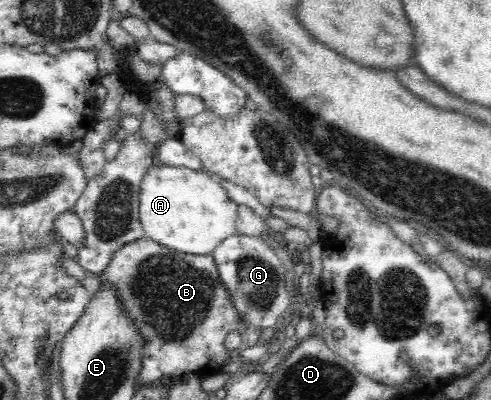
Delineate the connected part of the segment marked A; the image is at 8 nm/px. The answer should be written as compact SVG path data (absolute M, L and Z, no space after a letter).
M160 164L145 175L139 186L139 219L150 240L188 254L207 255L220 241L236 232L237 203L207 171Z

